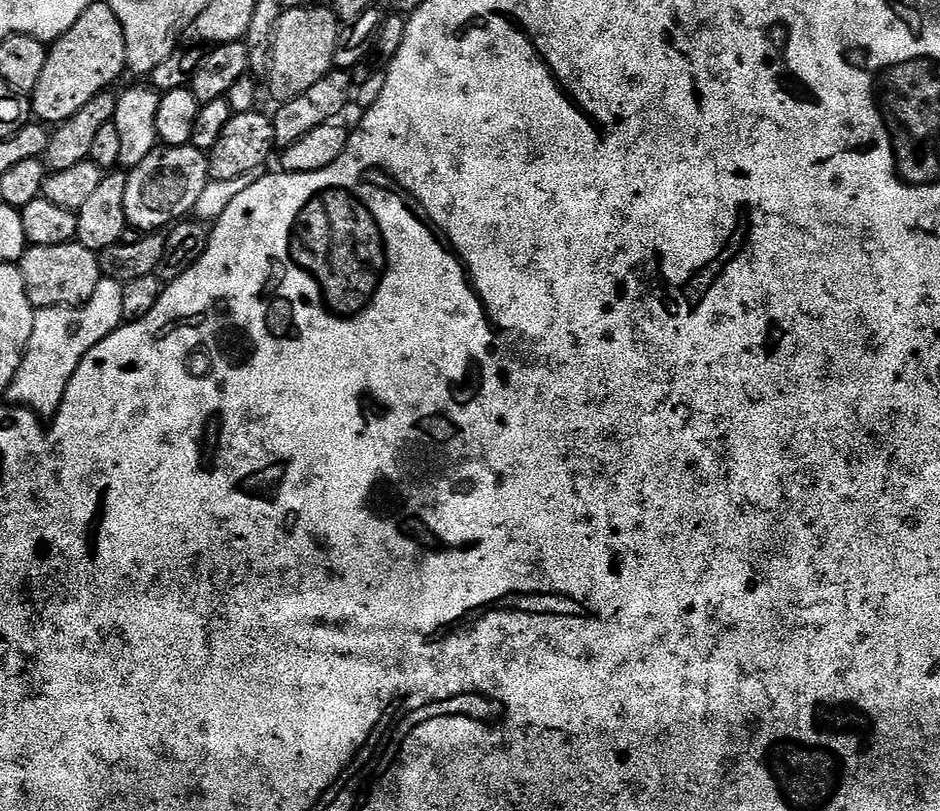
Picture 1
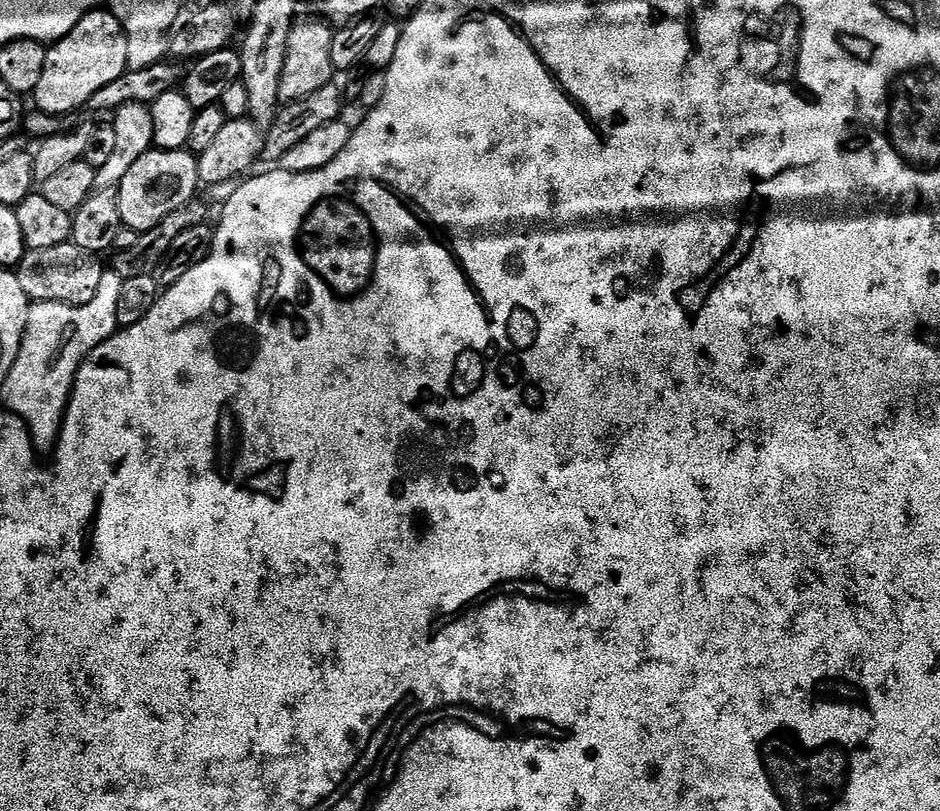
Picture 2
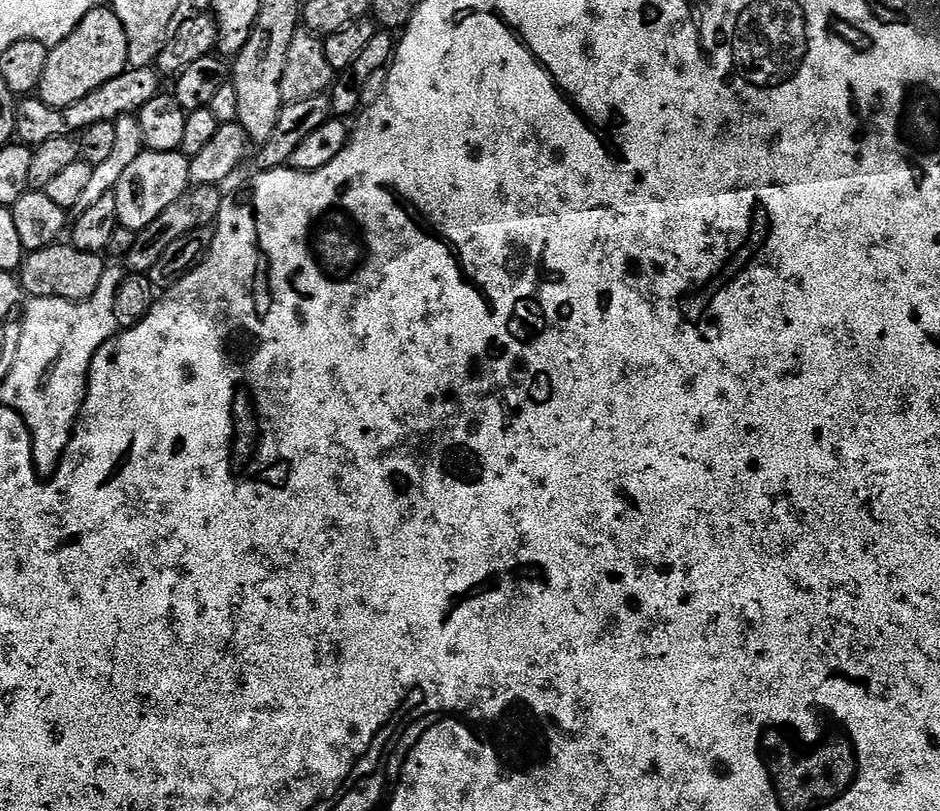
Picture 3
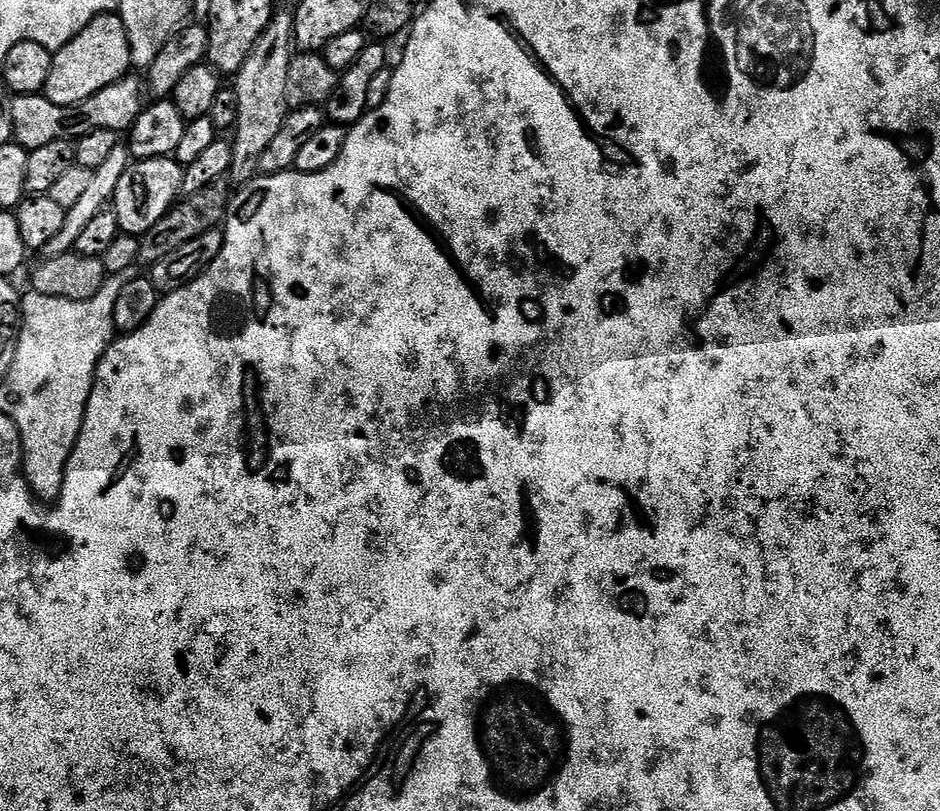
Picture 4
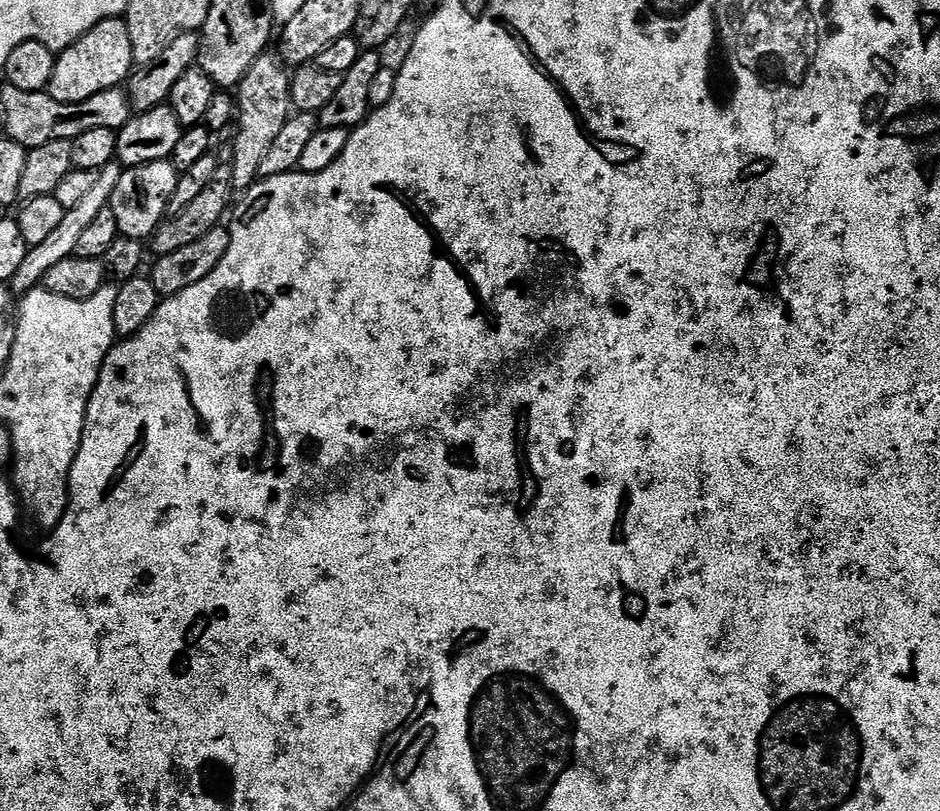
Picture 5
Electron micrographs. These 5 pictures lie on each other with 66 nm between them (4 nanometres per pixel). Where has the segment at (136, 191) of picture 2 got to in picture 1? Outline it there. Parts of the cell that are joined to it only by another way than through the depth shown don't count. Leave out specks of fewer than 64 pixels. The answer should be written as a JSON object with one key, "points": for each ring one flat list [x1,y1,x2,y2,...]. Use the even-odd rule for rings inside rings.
{"points":[[191,144,177,148,157,147,137,168,128,172,126,218,129,225,139,228,144,234,152,234,183,221,194,213,195,204,209,181,208,157,205,153,199,152]]}

